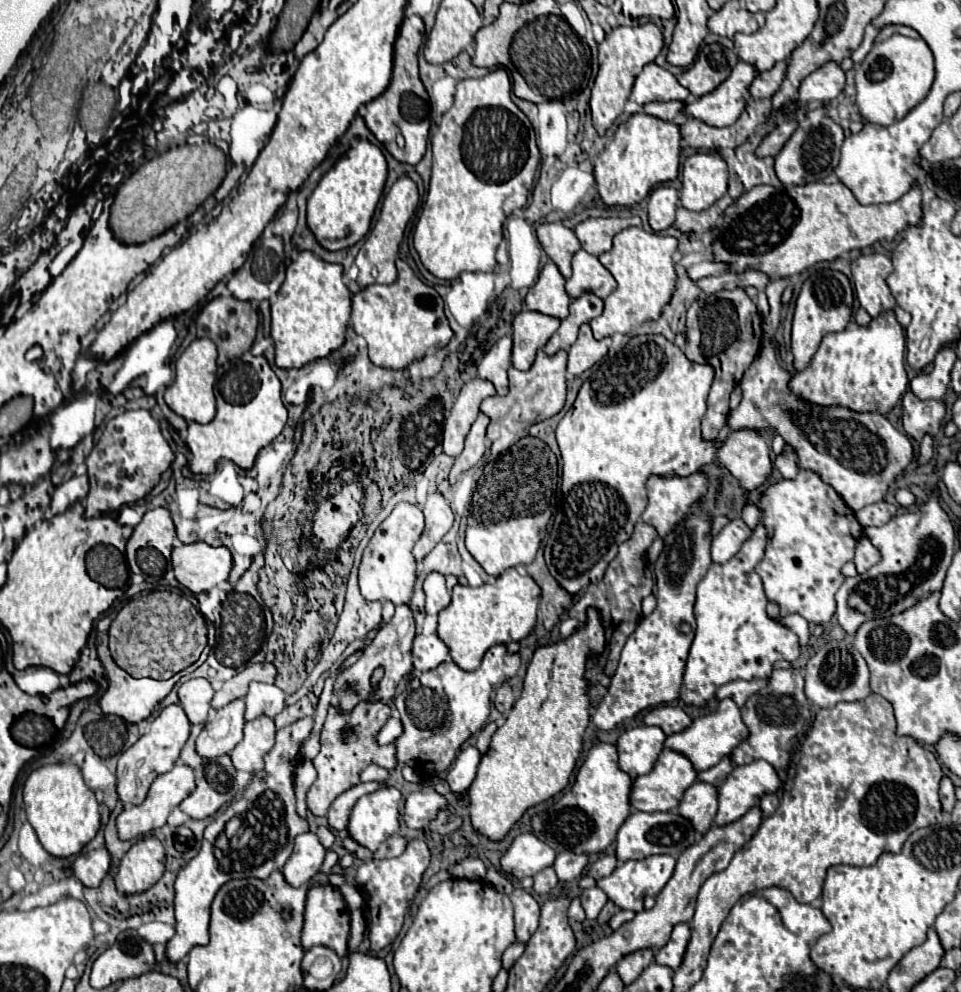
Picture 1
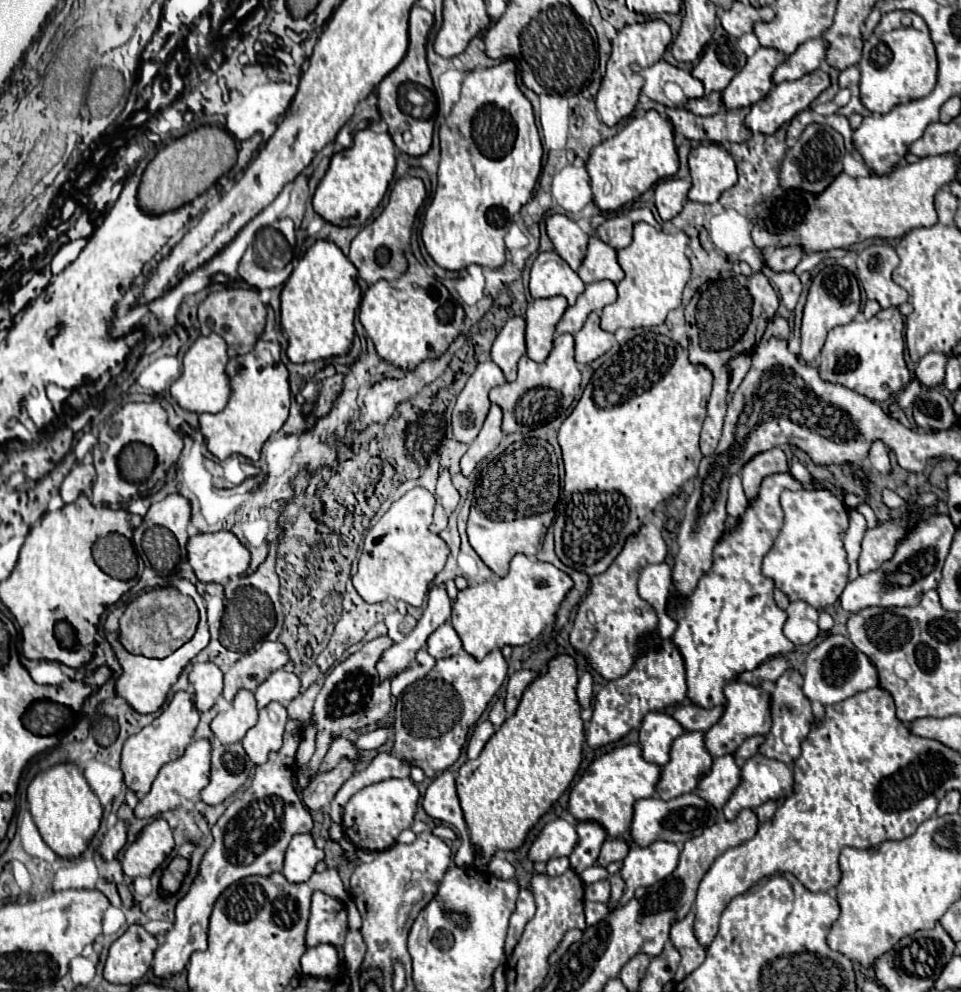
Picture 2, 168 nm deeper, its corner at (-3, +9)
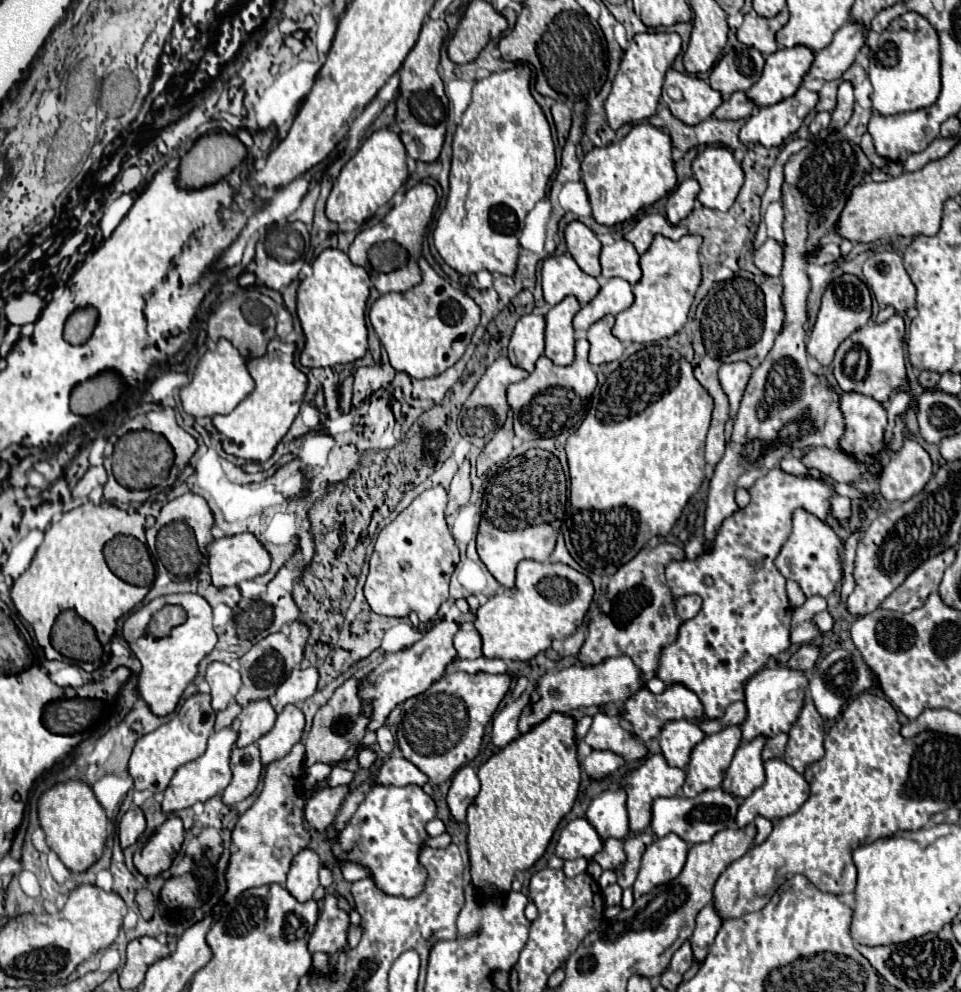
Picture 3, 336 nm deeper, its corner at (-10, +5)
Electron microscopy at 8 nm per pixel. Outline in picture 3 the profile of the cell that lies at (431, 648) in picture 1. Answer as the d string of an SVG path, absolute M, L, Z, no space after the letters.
M461 626L457 636L455 636L455 650L459 654L459 658L469 658L469 660L475 660L479 656L483 656L481 652L481 636L479 632L473 628L467 628L467 626Z

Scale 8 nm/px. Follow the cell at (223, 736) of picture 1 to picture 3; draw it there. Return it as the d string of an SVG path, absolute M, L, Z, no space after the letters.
M257 700L245 706L237 716L237 726L239 726L237 748L245 748L257 742L263 734L267 734L273 728L275 718L277 718L277 712L267 700Z

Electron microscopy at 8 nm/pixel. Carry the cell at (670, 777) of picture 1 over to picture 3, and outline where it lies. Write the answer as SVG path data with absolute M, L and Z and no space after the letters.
M739 726L723 728L721 732L711 734L703 742L699 742L687 766L687 782L683 786L683 794L695 798L705 790L719 788L739 744L741 744Z

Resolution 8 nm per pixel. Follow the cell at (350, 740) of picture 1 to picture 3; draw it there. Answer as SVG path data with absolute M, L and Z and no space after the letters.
M337 786L337 788L321 788L313 796L309 796L305 802L307 824L317 832L325 832L333 824L335 814L341 808L347 794L349 794L347 786Z

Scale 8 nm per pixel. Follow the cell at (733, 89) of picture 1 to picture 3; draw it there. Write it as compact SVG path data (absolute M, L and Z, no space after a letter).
M793 46L793 48L779 48L777 52L769 54L765 60L763 74L759 82L755 82L747 96L757 106L769 106L777 104L789 96L793 96L799 86L803 84L805 72L813 64L815 52L805 46Z

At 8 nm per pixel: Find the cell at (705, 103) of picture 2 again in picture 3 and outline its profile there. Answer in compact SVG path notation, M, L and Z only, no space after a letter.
M735 92L727 102L723 102L715 110L715 118L721 118L721 120L741 120L741 118L749 118L755 108L757 106L753 104L753 100L747 98L745 92Z

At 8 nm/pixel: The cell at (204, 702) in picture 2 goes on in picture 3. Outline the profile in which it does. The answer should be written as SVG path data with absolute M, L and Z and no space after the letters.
M211 662L207 668L207 682L211 686L211 704L215 710L225 710L241 688L241 674L223 662Z

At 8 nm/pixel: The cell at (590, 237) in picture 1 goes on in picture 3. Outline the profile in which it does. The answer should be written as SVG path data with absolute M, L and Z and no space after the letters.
M647 214L635 224L635 228L631 232L625 234L625 238L637 248L639 254L645 254L653 242L655 234L663 234L665 238L679 240L685 232L687 232L685 226L673 226L661 214Z

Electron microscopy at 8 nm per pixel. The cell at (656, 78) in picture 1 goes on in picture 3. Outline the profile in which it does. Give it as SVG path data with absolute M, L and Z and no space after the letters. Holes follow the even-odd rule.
M673 68L667 70L667 78L665 78L665 84L663 84L661 100L669 106L673 116L679 118L687 126L697 126L699 122L711 118L715 108L723 102L721 94L717 90L713 90L705 80L701 80L697 76L681 74L681 72L673 70ZM669 86L681 88L681 92L683 92L683 100L681 102L673 102L667 96L667 88Z

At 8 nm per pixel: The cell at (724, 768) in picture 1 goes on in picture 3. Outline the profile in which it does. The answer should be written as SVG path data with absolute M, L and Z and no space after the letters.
M777 734L777 736L769 738L769 740L765 742L765 748L763 748L763 760L781 758L781 756L783 756L783 752L785 752L787 740L789 740L789 736L787 736L787 734Z

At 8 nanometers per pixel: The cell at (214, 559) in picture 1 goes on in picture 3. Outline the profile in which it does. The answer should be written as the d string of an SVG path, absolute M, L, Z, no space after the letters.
M235 534L235 536L225 536L219 540L213 540L207 546L209 552L209 574L213 578L215 586L237 586L243 580L251 580L255 576L261 576L269 570L271 566L271 556L265 550L265 546L253 536L253 534Z

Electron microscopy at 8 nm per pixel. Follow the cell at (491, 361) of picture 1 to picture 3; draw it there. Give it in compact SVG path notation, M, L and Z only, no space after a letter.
M525 314L519 318L515 332L509 342L509 360L533 372L537 358L545 352L545 316L543 314Z

